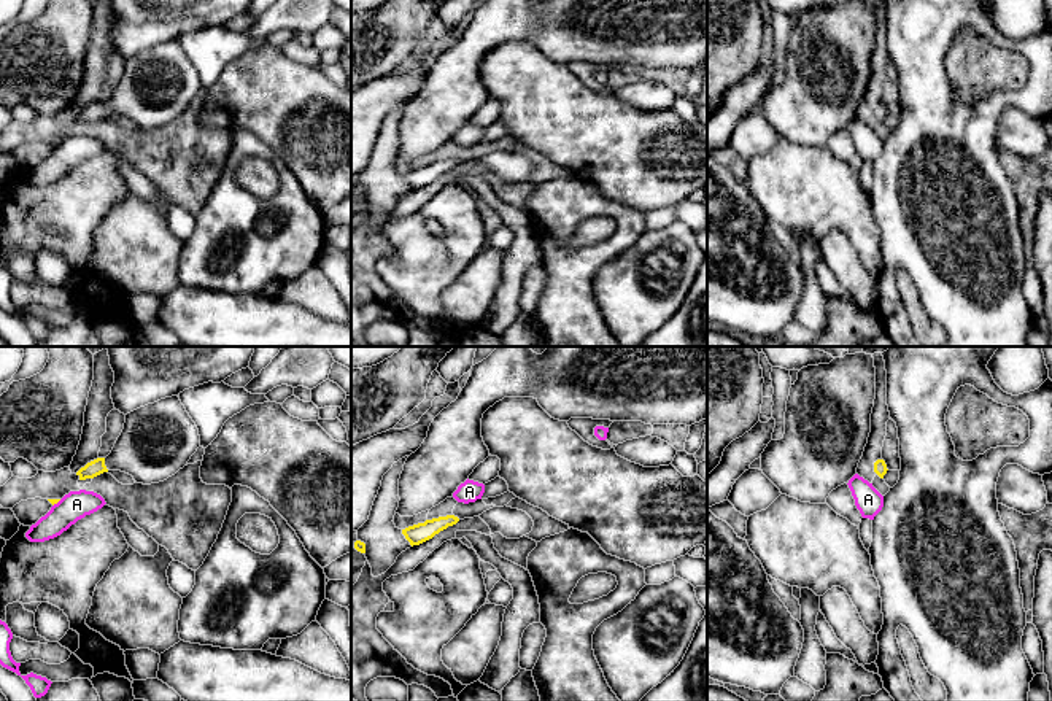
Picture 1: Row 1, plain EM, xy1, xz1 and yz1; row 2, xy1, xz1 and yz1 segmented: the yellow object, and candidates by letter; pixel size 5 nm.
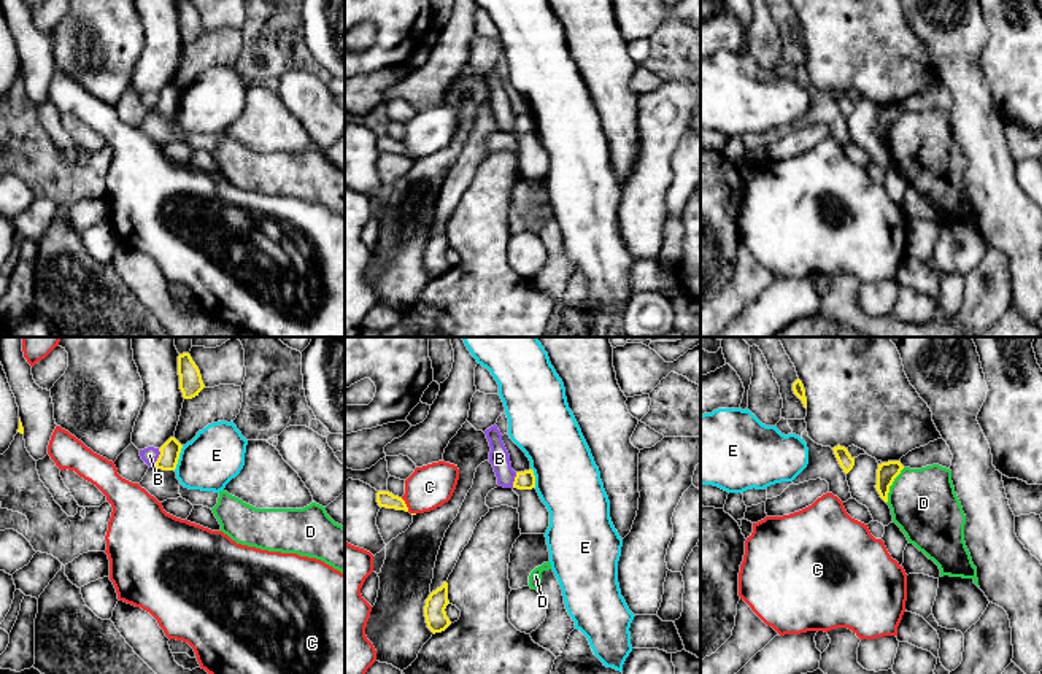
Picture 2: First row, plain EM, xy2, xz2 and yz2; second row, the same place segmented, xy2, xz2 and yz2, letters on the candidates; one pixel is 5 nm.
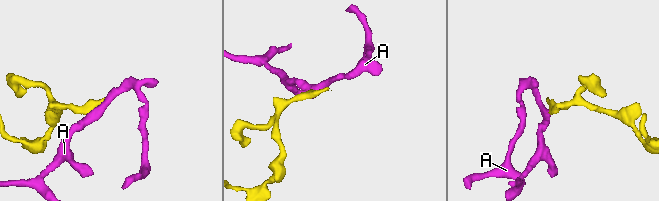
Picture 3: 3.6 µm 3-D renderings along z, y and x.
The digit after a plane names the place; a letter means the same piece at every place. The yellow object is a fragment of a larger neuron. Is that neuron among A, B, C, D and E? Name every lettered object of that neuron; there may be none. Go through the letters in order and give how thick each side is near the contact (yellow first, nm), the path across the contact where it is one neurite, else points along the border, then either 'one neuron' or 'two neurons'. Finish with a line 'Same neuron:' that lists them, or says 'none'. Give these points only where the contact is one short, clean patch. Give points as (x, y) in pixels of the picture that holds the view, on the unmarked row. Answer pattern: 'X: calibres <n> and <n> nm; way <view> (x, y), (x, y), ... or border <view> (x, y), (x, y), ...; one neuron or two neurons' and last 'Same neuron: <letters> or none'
A: calibres 30 and 140 nm; border xy1 (61, 143), (53, 150); two neurons
B: calibres 100 and 90 nm; border xy2 (159, 92), (159, 100), (150, 110); two neurons
C: calibres 80 and 220 nm; two neurons
D: calibres 100 and 340 nm; border yz2 (904, 112), (890, 131), (887, 147); two neurons
E: calibres 100 and 280 nm; border xy2 (183, 89), (173, 113); two neurons
Same neuron: none

